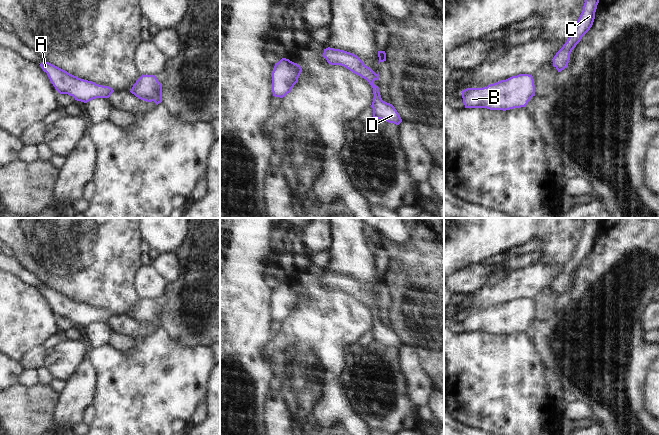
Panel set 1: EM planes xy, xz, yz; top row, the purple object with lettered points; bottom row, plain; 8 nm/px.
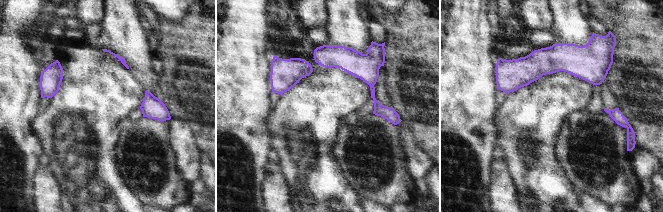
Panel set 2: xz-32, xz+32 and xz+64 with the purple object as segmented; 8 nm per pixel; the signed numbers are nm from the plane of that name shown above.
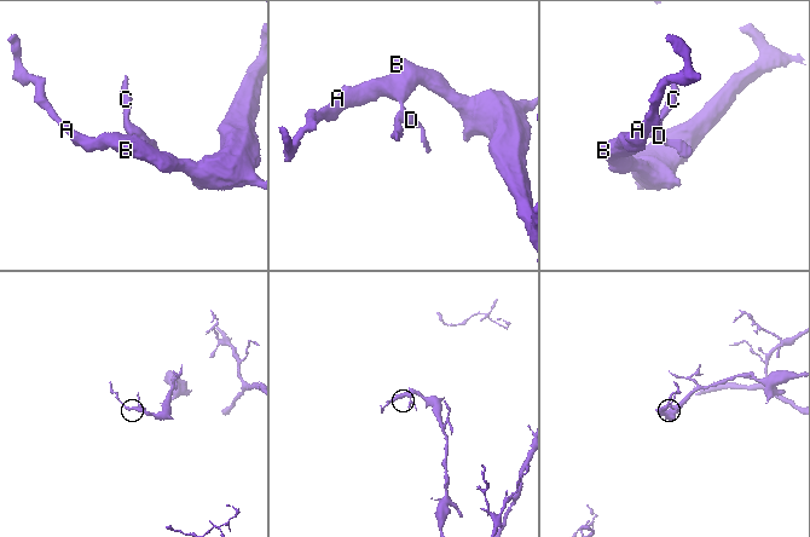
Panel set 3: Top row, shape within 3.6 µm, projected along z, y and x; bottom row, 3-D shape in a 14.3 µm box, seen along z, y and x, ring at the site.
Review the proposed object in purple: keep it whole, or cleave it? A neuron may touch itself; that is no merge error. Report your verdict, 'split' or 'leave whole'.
leave whole

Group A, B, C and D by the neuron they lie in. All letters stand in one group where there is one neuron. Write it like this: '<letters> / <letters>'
A B C D

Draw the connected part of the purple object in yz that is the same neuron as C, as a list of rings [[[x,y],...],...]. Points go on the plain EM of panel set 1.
[[[584,218],[584,221],[585,227],[583,230],[583,235],[573,255],[571,256],[567,266],[553,282],[553,290],[558,294],[558,296],[561,296],[568,291],[572,274],[593,249],[599,222],[596,218]]]

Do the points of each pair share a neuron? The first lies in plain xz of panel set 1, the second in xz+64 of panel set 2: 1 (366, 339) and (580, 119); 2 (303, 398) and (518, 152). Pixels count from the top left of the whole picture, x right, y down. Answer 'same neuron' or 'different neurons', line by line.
1: different neurons
2: same neuron

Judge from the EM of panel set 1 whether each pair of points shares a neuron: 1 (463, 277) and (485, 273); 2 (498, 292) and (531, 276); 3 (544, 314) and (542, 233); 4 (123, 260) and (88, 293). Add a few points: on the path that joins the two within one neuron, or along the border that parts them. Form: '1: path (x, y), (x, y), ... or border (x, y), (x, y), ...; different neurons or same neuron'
1: path (468, 277), (480, 274); same neuron
2: path (506, 290), (523, 283); same neuron
3: path (546, 294), (552, 279), (552, 253); same neuron
4: path (114, 267), (97, 284); same neuron

